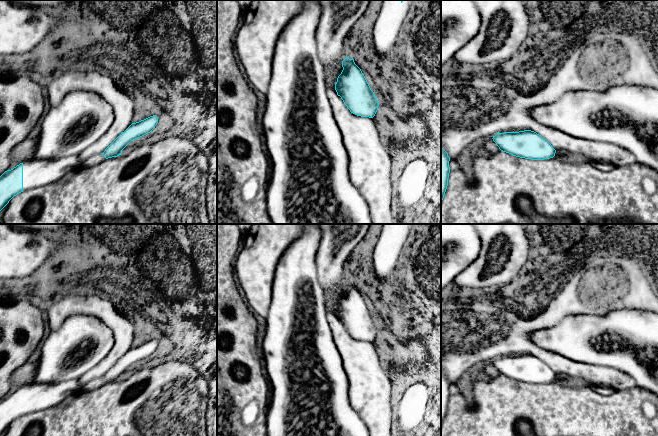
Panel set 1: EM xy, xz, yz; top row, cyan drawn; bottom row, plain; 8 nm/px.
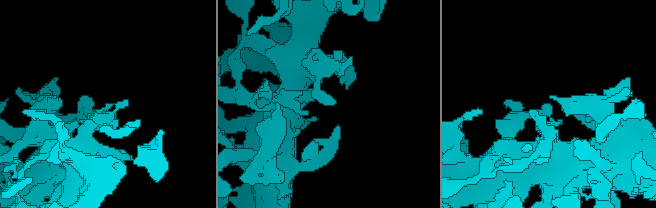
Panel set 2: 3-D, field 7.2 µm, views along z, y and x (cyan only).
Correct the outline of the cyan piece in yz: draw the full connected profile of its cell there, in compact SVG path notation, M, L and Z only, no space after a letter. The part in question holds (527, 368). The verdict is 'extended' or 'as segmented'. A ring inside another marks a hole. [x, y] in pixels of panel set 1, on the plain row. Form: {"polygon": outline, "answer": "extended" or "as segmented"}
{"polygon": "M531 354L497 357L492 363L501 375L520 382L544 384L556 377L546 363Z", "answer": "as segmented"}

